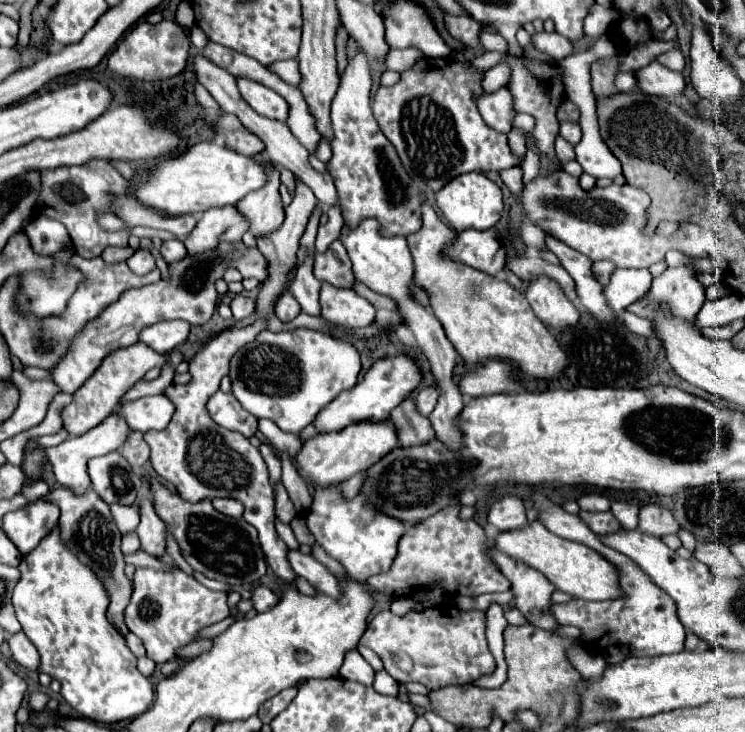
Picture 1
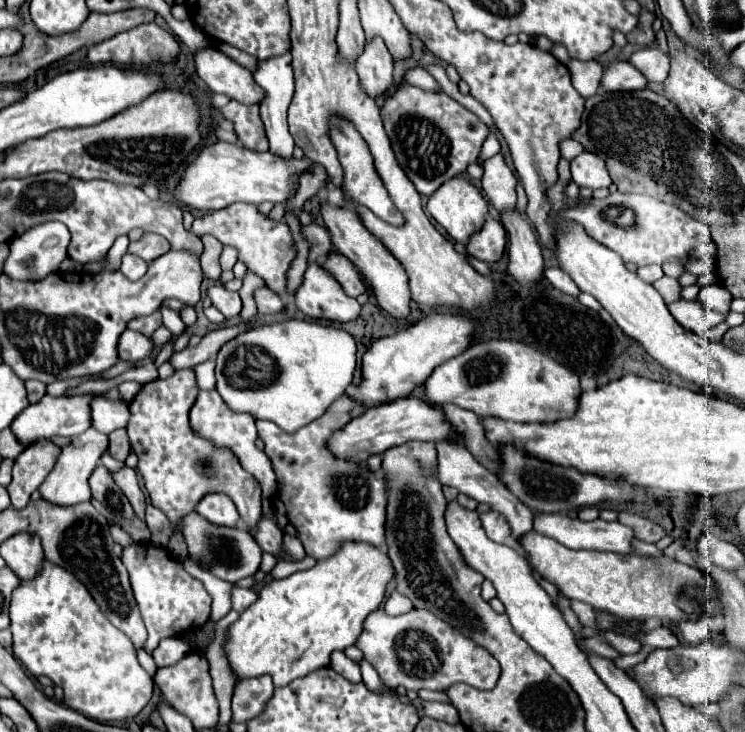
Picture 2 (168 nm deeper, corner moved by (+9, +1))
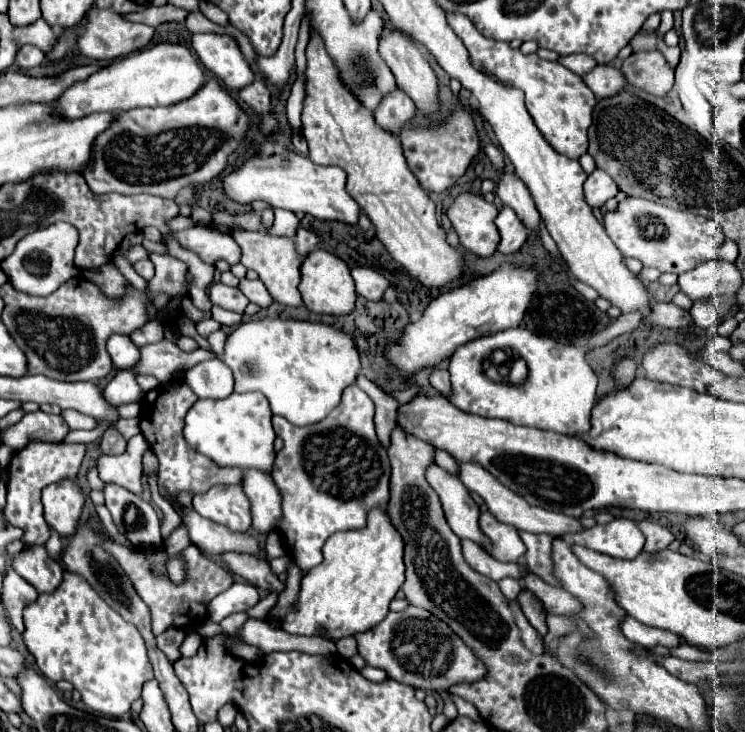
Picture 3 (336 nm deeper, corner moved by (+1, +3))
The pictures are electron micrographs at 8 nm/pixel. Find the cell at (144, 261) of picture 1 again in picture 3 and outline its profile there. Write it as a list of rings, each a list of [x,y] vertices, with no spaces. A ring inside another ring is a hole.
[[[138,260],[134,264],[134,270],[144,278],[144,280],[150,280],[154,276],[154,264],[150,260]]]

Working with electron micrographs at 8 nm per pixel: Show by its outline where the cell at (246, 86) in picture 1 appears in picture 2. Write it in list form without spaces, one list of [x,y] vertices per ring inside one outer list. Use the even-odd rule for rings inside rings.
[[[218,48],[198,50],[194,54],[194,62],[198,76],[214,94],[226,94],[228,98],[246,104],[262,102],[262,90],[258,90],[252,72]]]

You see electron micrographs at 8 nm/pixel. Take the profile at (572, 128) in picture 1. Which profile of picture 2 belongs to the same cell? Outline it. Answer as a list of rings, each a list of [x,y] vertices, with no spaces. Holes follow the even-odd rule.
[[[568,138],[566,142],[562,142],[562,158],[566,158],[568,162],[572,162],[578,154],[582,154],[584,150],[582,150],[582,144],[578,144],[578,142],[574,142],[572,138]]]

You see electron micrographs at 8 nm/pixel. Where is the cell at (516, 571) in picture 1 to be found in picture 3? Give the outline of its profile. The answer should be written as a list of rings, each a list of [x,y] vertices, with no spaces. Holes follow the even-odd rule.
[[[436,464],[428,468],[426,478],[440,496],[440,502],[452,532],[460,540],[474,540],[478,546],[482,546],[482,540],[486,540],[486,536],[482,536],[482,528],[478,524],[480,510],[476,502],[470,498],[464,484]]]

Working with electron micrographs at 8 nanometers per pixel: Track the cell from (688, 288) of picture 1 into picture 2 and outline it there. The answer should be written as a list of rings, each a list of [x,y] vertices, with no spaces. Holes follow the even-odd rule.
[[[668,276],[660,278],[658,282],[654,282],[654,288],[662,294],[662,298],[666,300],[666,304],[680,300],[680,290],[682,290],[682,286],[680,286],[678,280],[674,280],[674,278],[668,278]]]

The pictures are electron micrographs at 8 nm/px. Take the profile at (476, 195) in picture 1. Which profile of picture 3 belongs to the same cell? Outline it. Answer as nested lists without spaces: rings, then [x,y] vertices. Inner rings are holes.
[[[462,192],[452,200],[446,214],[466,250],[482,258],[496,252],[500,234],[494,226],[494,218],[498,216],[494,204],[486,202],[480,194]]]

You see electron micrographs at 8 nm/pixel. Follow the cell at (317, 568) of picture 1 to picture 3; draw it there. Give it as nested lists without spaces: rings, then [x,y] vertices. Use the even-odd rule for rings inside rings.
[[[246,470],[242,488],[252,504],[252,530],[268,536],[272,530],[276,530],[278,520],[282,518],[280,492],[272,476],[260,470]]]

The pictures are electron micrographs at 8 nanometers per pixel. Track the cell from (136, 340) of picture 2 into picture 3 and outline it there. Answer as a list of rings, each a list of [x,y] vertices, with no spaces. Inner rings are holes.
[[[122,334],[110,336],[106,350],[116,368],[130,368],[138,360],[138,346],[130,340],[130,336],[122,336]]]

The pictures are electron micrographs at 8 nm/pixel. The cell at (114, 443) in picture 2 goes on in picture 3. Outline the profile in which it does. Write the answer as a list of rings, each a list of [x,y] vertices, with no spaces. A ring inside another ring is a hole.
[[[108,428],[100,440],[100,448],[104,454],[122,454],[126,450],[126,444],[128,442],[116,428]]]

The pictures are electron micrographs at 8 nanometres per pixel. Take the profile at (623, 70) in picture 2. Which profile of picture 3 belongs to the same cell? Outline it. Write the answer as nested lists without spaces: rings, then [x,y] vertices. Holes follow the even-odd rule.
[[[610,64],[606,66],[596,66],[592,72],[588,72],[584,76],[586,86],[598,96],[598,98],[606,98],[606,96],[614,96],[618,94],[622,88],[626,88],[626,76],[622,76],[620,68],[614,68]]]

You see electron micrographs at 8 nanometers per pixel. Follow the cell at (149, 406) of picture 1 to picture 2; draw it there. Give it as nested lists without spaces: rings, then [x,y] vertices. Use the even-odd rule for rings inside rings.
[[[118,388],[94,394],[90,400],[90,422],[102,434],[110,434],[118,428],[126,428],[130,418],[128,406],[122,402]]]

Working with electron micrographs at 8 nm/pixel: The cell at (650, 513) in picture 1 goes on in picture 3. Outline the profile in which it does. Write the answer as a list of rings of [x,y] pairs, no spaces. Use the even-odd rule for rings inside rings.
[[[642,520],[642,522],[638,522],[638,528],[640,528],[642,534],[646,536],[646,546],[644,546],[646,552],[662,550],[662,548],[666,548],[666,546],[674,540],[674,536],[672,536],[672,532],[670,532],[668,528],[664,528],[662,524],[652,522],[652,520]]]

